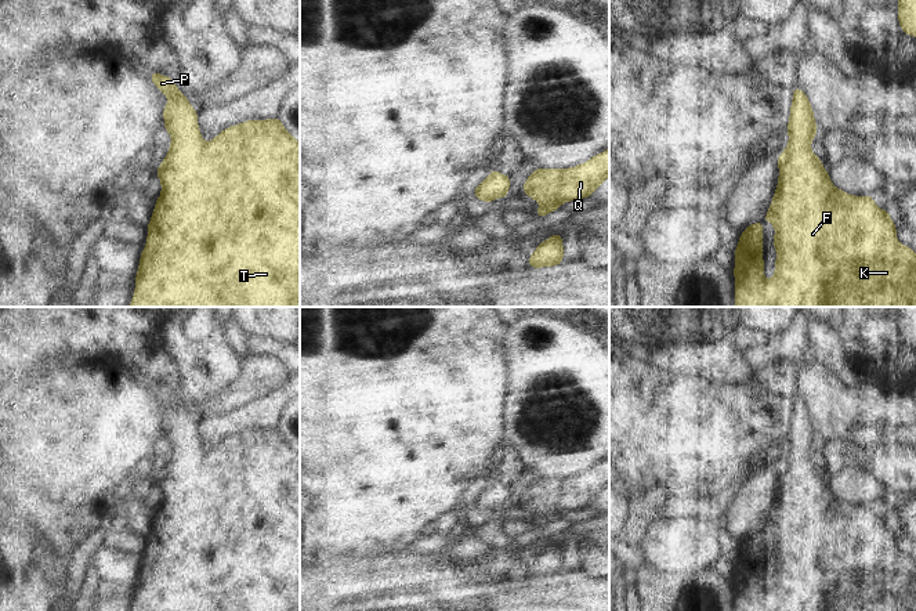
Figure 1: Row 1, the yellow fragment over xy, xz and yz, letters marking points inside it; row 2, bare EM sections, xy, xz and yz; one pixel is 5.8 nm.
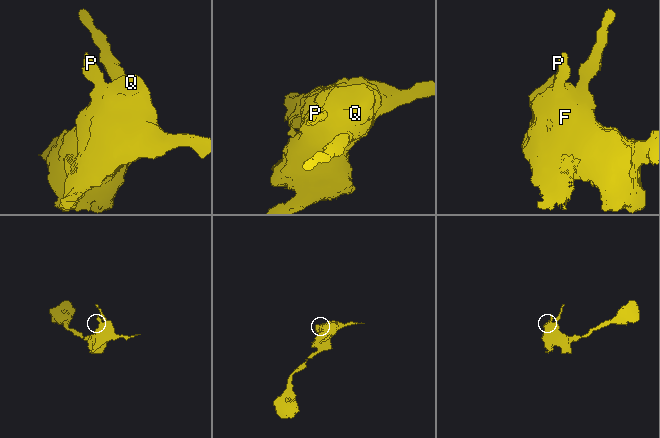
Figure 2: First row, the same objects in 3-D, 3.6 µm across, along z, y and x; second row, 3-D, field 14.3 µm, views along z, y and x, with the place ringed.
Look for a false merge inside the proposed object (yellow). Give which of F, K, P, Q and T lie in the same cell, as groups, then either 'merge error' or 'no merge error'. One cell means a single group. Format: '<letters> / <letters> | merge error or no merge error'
F K P Q T | no merge error

